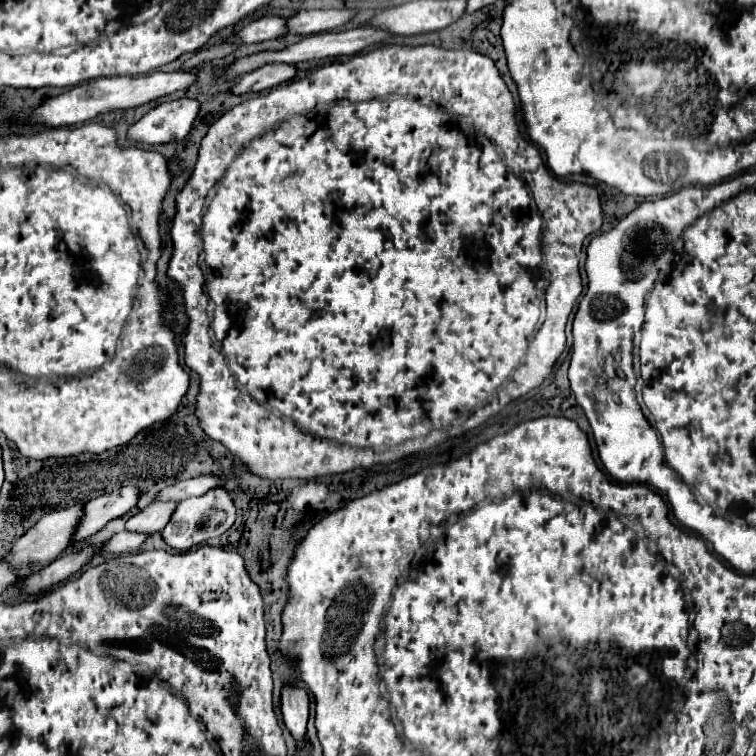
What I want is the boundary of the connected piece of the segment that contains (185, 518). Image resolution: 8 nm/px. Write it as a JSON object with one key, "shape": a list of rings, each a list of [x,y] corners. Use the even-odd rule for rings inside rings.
{"shape":[[[214,488],[208,490],[204,496],[198,498],[186,498],[186,502],[180,502],[174,516],[162,530],[162,538],[166,540],[168,546],[174,550],[190,550],[192,546],[206,542],[208,538],[218,538],[222,536],[236,520],[236,506],[228,494],[228,490]]]}

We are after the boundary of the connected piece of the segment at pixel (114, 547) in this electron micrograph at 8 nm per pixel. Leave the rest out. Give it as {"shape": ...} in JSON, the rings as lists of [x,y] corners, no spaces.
{"shape":[[[120,532],[116,536],[112,536],[106,542],[106,550],[112,554],[126,554],[126,552],[136,552],[144,542],[148,540],[148,534],[134,534],[134,532]]]}

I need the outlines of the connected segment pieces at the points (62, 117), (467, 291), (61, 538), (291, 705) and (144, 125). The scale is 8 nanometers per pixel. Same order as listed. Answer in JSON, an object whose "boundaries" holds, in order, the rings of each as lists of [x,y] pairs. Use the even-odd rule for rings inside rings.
{"boundaries":[[[[154,72],[144,76],[114,76],[114,78],[96,78],[90,82],[84,82],[56,98],[46,100],[40,108],[32,112],[32,118],[38,122],[44,122],[48,126],[72,126],[72,124],[84,124],[88,120],[94,120],[96,116],[118,110],[118,108],[134,108],[142,106],[146,102],[152,102],[156,98],[162,98],[166,94],[172,94],[176,90],[186,90],[190,84],[194,84],[196,74],[190,72]]],[[[384,44],[372,52],[352,56],[345,62],[333,61],[322,64],[322,68],[318,68],[316,72],[312,72],[302,80],[280,84],[266,96],[254,96],[234,106],[220,120],[216,120],[210,126],[208,134],[202,138],[198,162],[192,170],[190,180],[178,194],[178,202],[180,202],[178,212],[174,216],[174,226],[170,230],[174,242],[174,256],[168,266],[168,276],[182,284],[186,314],[190,320],[188,332],[184,334],[182,342],[186,346],[186,366],[200,374],[196,416],[200,420],[202,430],[212,440],[222,442],[232,454],[236,454],[250,468],[250,472],[264,478],[310,480],[314,476],[342,474],[354,468],[368,470],[374,464],[399,461],[409,457],[409,438],[422,436],[420,450],[423,452],[432,450],[437,445],[480,426],[492,414],[502,410],[510,400],[540,386],[544,378],[550,374],[556,358],[564,350],[566,320],[574,308],[574,302],[582,294],[582,278],[578,270],[582,242],[588,234],[596,232],[602,226],[600,196],[596,188],[574,180],[560,180],[558,176],[550,174],[550,170],[542,160],[540,150],[520,134],[512,94],[504,84],[504,80],[500,78],[494,62],[488,56],[472,50],[442,50],[436,46],[408,48],[408,46]],[[328,102],[334,102],[334,106],[328,108],[316,106]],[[446,110],[450,110],[450,114],[470,116],[472,124],[480,132],[484,132],[486,138],[470,138],[466,128],[462,128],[462,122],[450,116]],[[492,142],[496,142],[500,152],[504,152],[506,164],[498,156]],[[214,186],[216,186],[216,196],[212,198],[208,212],[204,216],[206,194]],[[542,254],[546,260],[546,268],[550,272],[548,290],[546,290],[546,278],[542,274]],[[206,274],[208,274],[210,296],[206,294],[206,282],[204,282]]],[[[74,504],[70,508],[64,508],[64,510],[56,510],[56,512],[46,514],[24,536],[18,538],[18,542],[12,546],[12,550],[6,556],[6,560],[8,562],[14,562],[18,566],[34,564],[34,562],[52,562],[52,560],[56,560],[58,554],[62,554],[72,544],[72,538],[74,538],[78,526],[80,526],[82,514],[84,514],[84,504]]],[[[298,686],[282,688],[282,716],[286,728],[296,740],[304,740],[308,722],[308,694]]],[[[194,98],[164,102],[152,108],[134,126],[130,126],[128,138],[146,144],[166,144],[182,140],[190,132],[198,110],[200,102]]]]}

